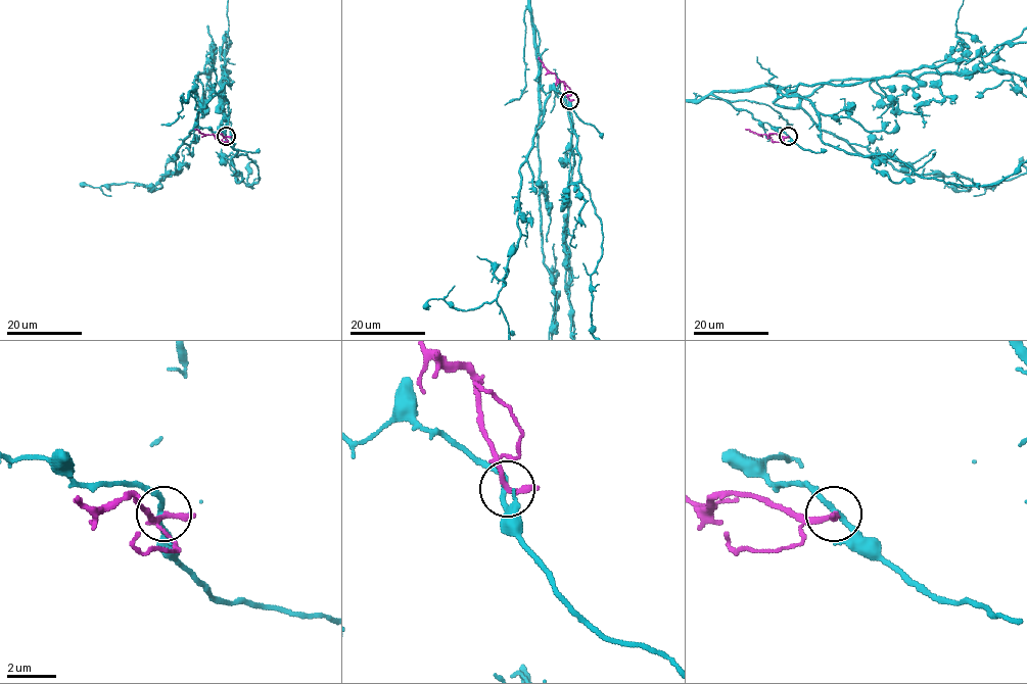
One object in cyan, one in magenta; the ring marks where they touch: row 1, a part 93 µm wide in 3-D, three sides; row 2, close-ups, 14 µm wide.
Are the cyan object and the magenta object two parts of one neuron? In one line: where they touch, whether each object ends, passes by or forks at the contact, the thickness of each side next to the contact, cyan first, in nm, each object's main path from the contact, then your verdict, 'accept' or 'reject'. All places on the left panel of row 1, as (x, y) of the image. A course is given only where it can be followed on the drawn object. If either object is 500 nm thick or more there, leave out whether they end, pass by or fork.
place (226, 136); cyan passes by; magenta ends; calibres 200 and 320 nm; course magenta (226, 136), (203, 134), (194, 129); reject

